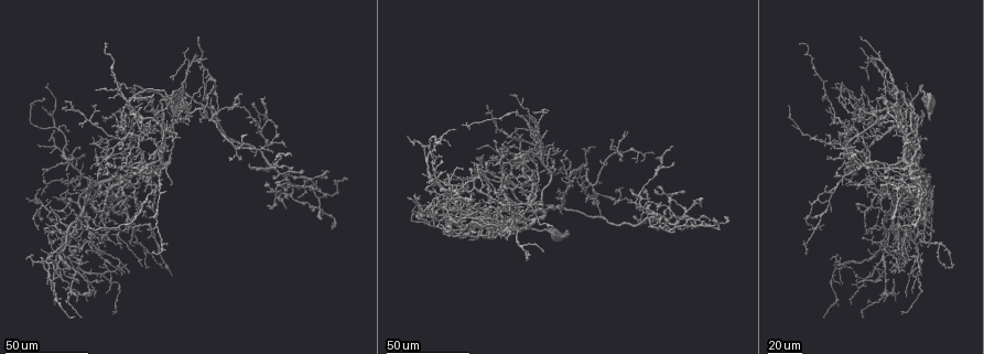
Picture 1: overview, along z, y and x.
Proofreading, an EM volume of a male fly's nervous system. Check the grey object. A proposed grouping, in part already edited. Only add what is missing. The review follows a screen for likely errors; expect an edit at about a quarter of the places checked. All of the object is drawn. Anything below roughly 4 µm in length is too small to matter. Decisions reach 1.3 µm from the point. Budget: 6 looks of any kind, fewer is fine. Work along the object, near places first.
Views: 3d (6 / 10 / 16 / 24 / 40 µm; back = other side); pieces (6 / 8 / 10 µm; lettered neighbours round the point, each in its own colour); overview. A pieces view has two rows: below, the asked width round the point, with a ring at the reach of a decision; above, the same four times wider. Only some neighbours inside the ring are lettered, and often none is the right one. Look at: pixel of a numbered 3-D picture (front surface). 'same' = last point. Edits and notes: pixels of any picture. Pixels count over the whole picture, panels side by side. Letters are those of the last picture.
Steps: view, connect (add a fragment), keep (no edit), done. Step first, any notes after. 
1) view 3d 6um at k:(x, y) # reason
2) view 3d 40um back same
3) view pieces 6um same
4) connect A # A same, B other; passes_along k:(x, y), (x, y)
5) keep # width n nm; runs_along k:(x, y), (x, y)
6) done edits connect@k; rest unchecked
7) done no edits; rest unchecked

view 3d 40um at 1:(932, 231) # an open end

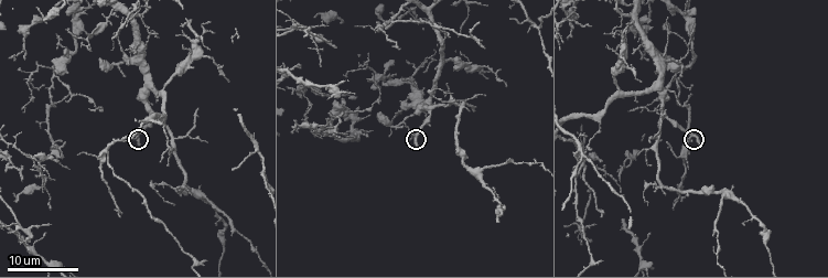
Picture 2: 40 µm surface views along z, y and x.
view pieces 10um at 2:(701, 143)

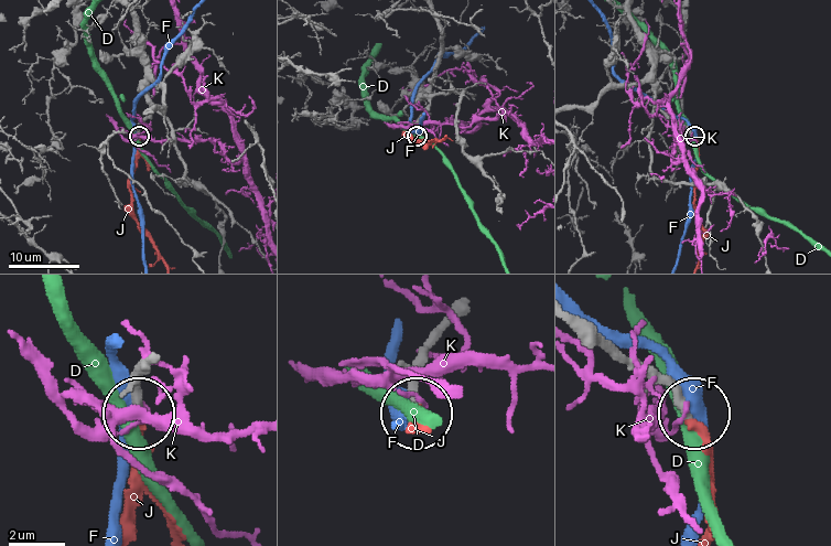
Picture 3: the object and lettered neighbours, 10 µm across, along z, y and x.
connect J # D other, F other, J same, K other; it goes on there

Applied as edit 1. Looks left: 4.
view overview # see it whole again

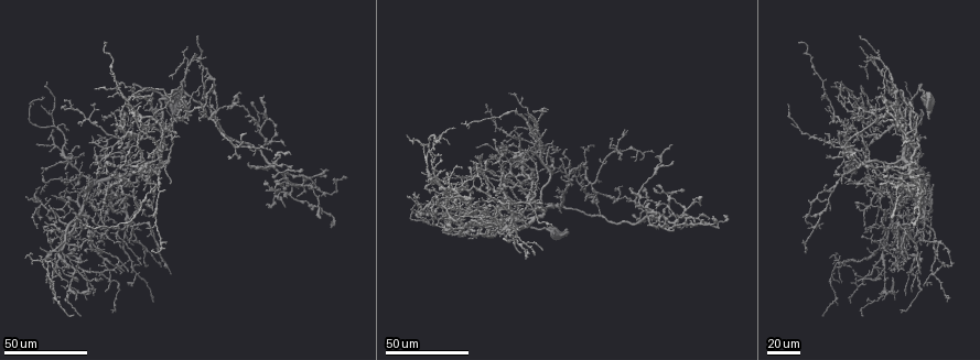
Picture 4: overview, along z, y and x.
view 3d 40um at 4:(135, 87) # long arm stops here

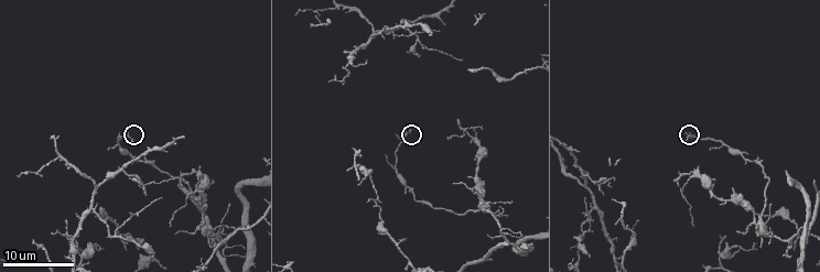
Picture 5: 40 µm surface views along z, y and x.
view pieces 10um at 5:(686, 142)

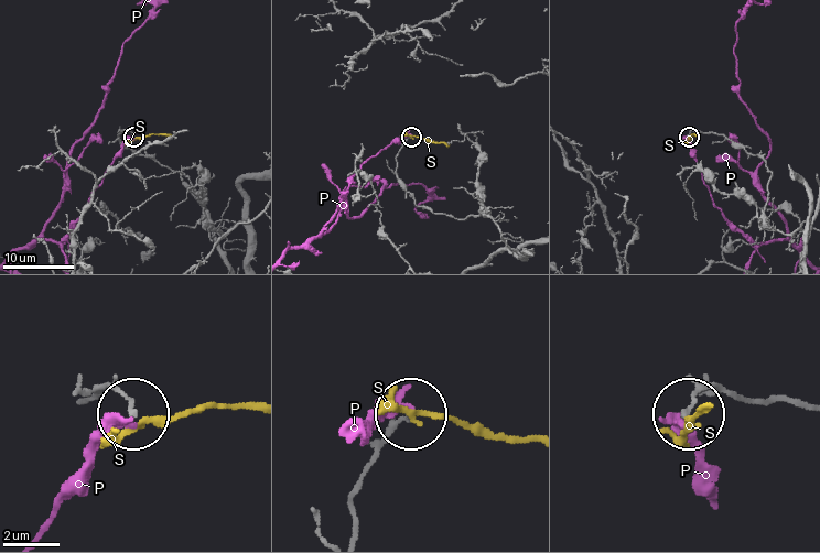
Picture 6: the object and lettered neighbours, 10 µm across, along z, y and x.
keep # P other, S other; runs_along 6:(172, 170), (137, 155), (117, 136), (126, 130), (132, 134); no lettered fragment goes on from it

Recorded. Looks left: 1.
done edits connect@3; rest unchecked

